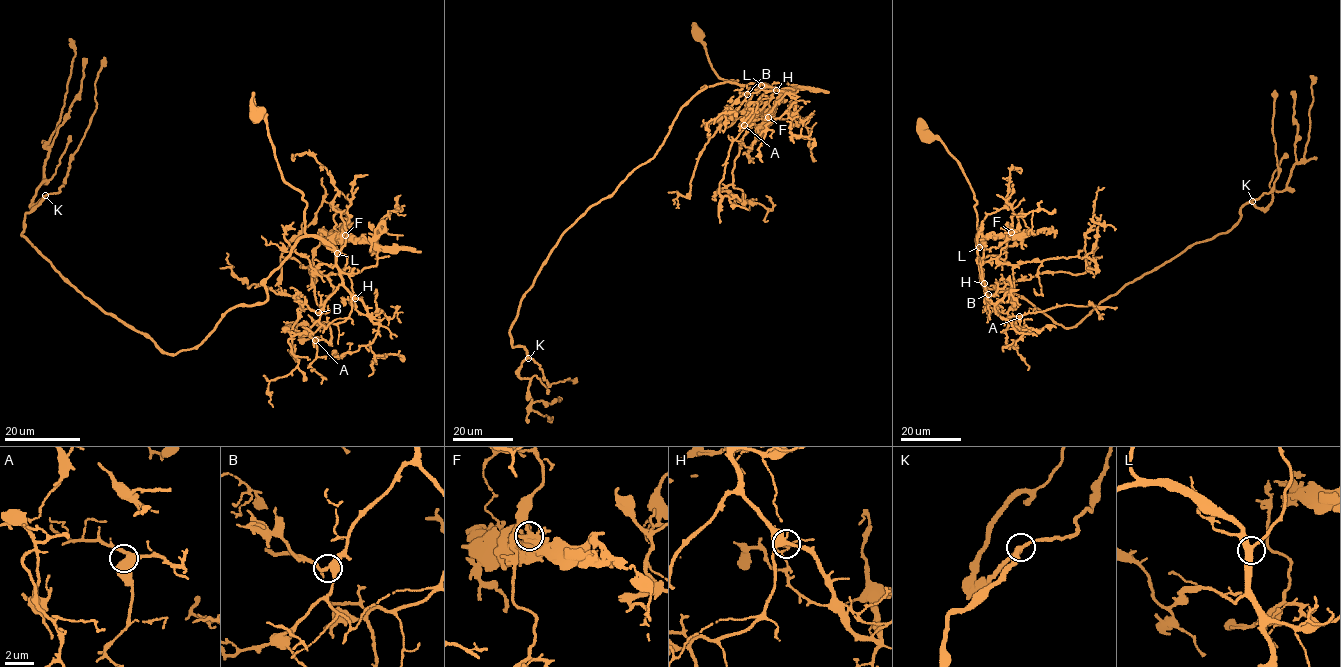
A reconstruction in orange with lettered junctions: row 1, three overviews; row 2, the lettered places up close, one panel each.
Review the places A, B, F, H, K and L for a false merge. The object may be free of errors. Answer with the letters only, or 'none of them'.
F

